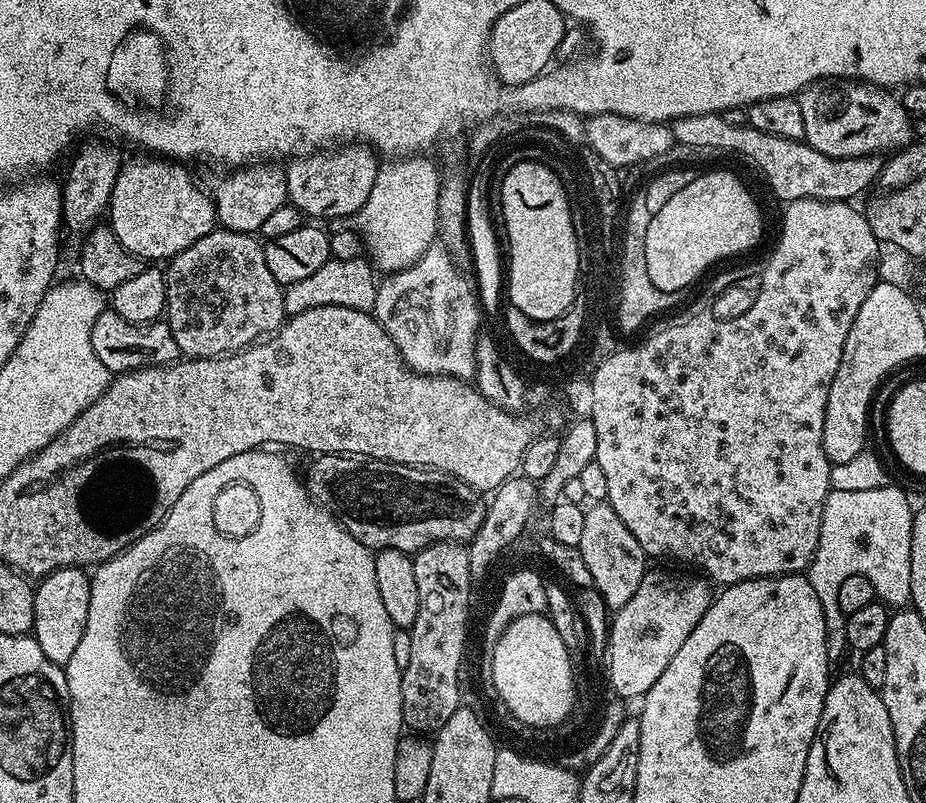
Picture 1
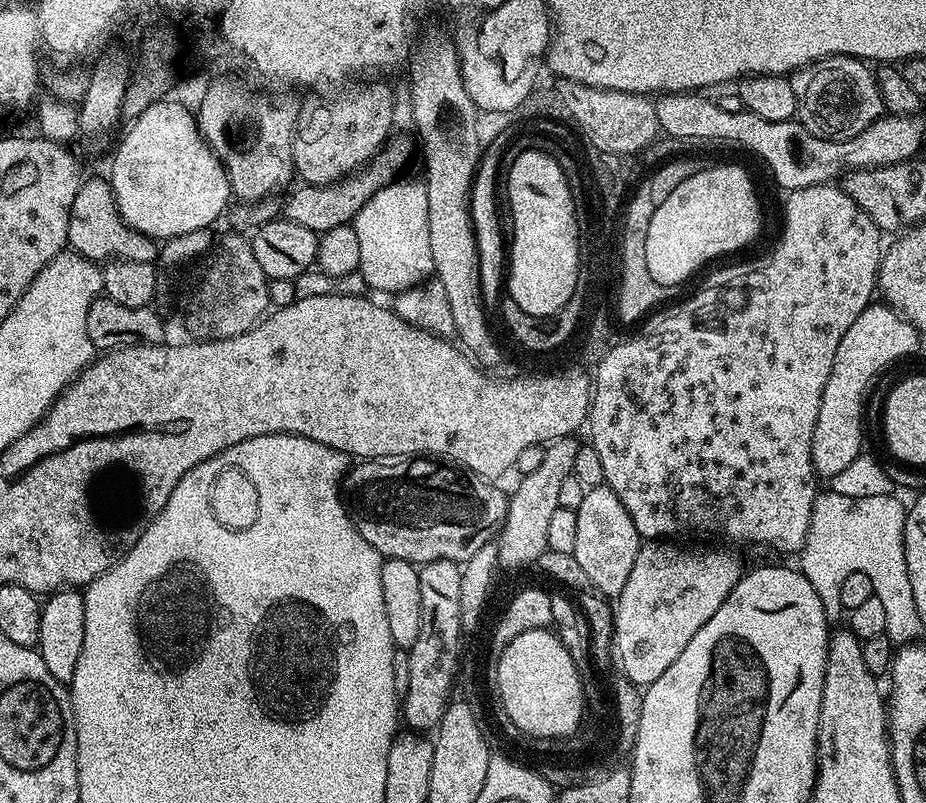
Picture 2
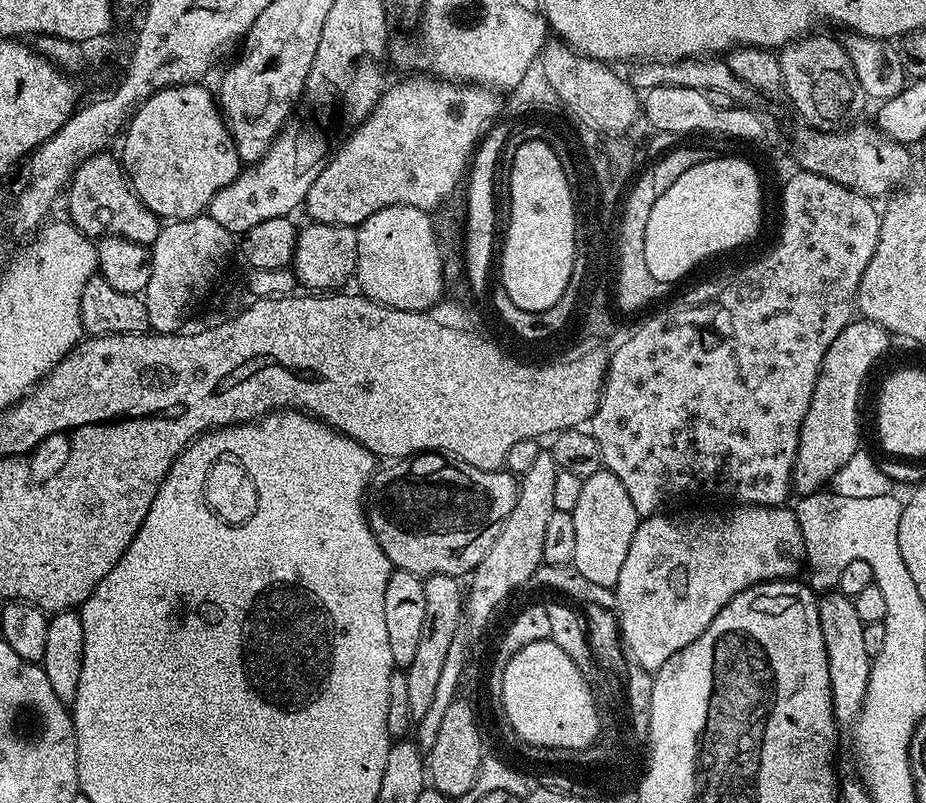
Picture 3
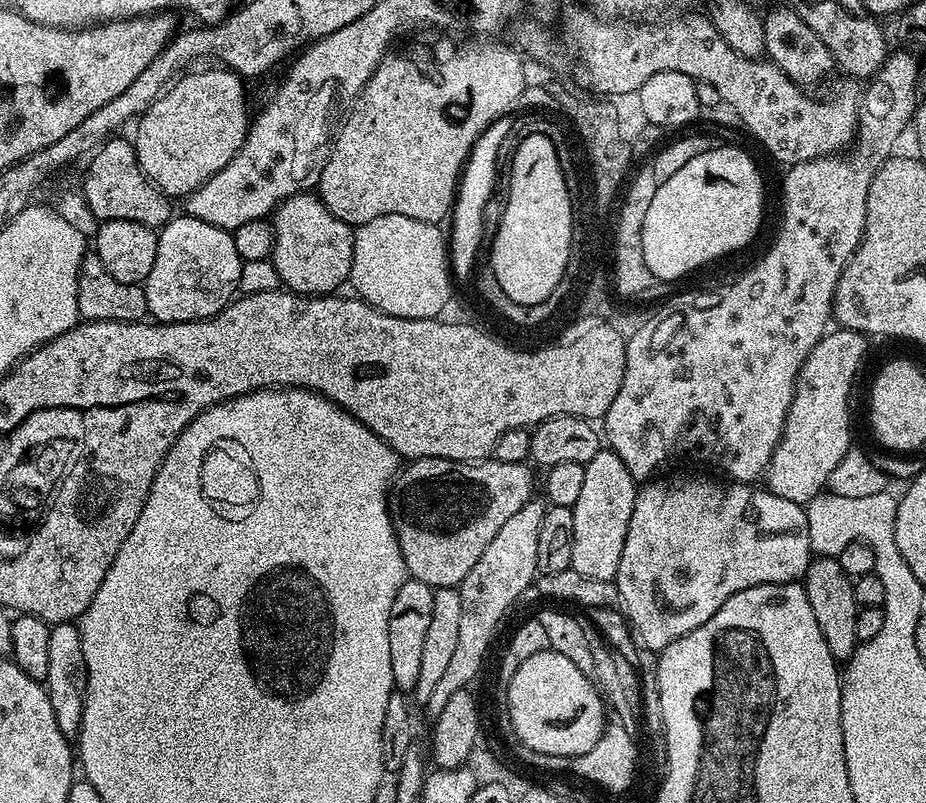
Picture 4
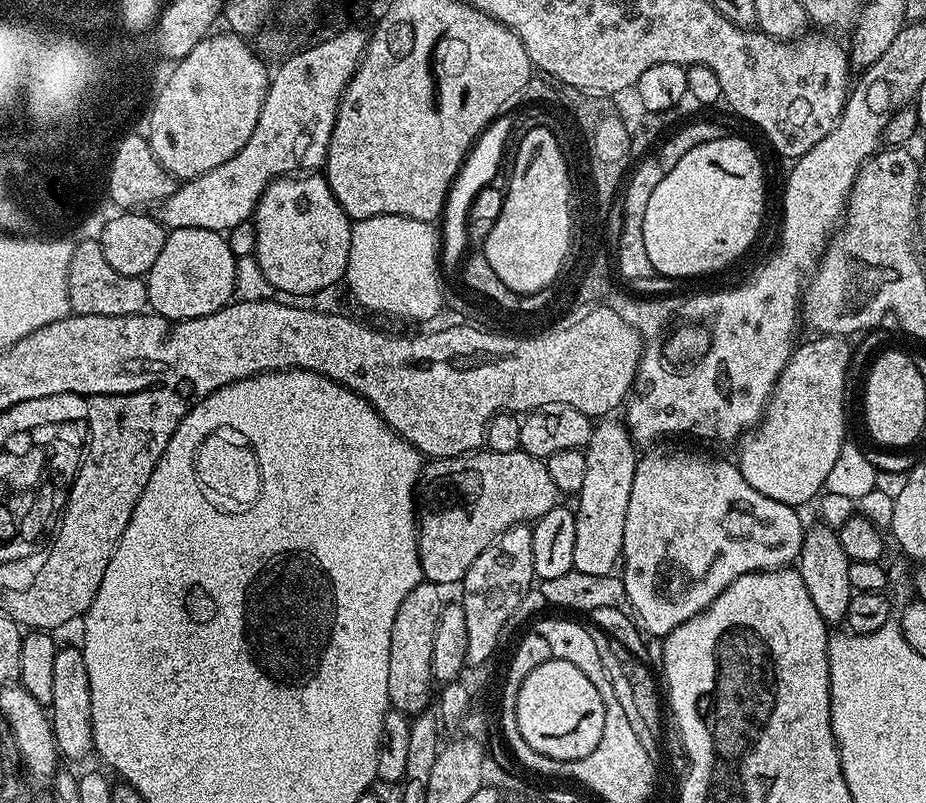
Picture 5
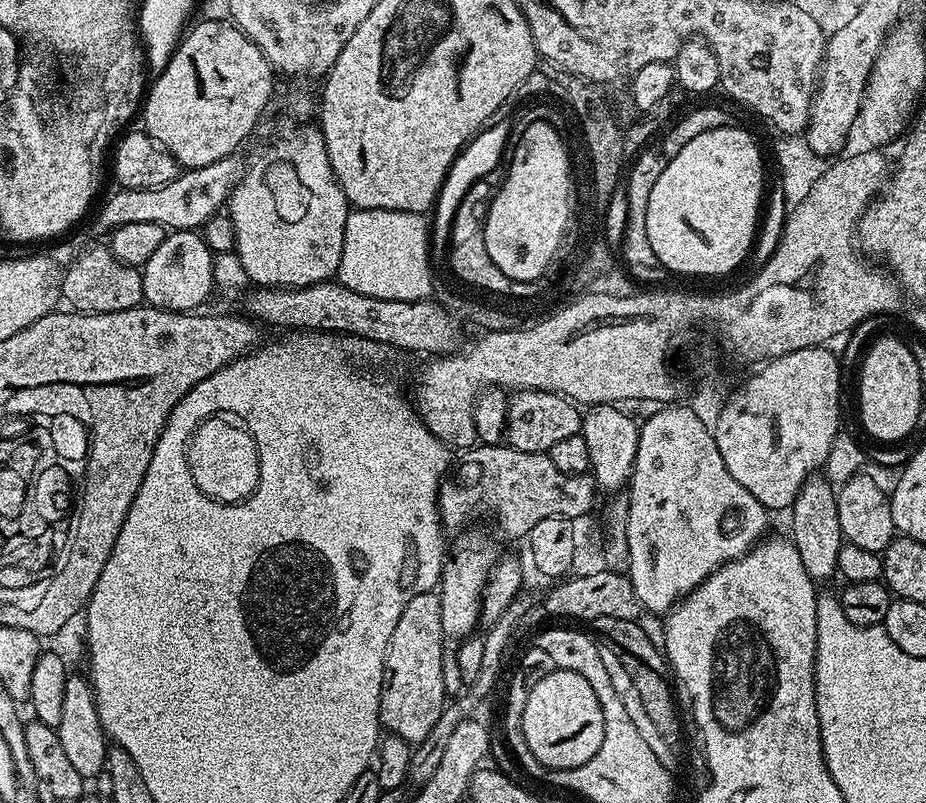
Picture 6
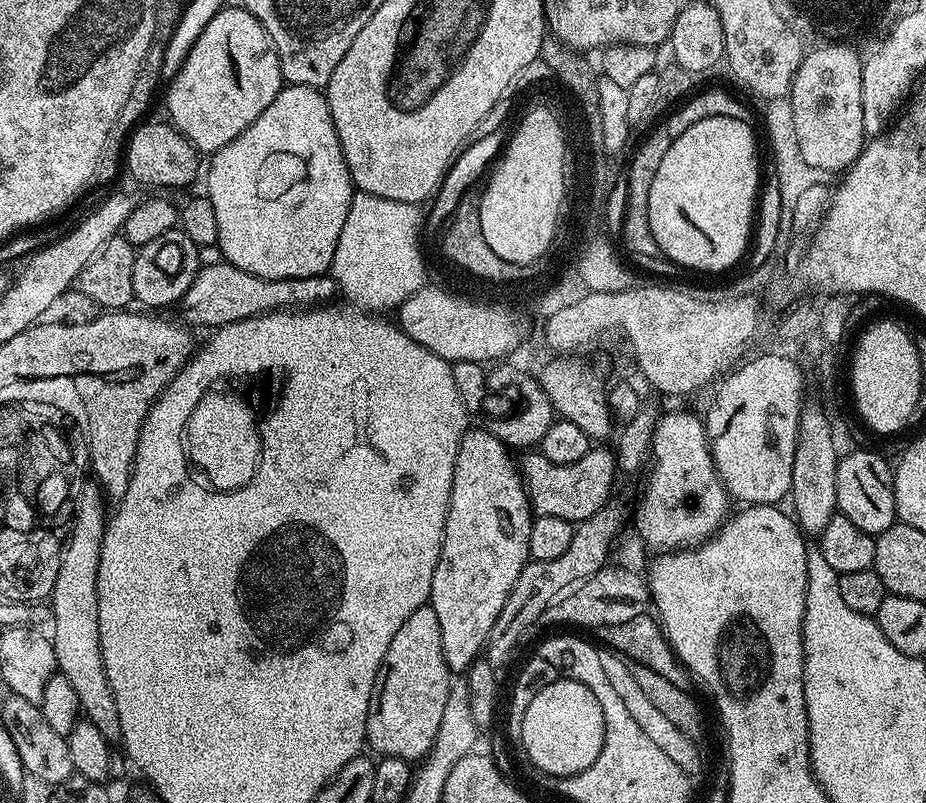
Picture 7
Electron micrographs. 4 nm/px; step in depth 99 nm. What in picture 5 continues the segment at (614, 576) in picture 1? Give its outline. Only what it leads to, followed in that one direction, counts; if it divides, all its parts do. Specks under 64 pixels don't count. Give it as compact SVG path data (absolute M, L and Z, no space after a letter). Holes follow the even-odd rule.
M604 418L593 427L588 447L583 449L586 458L586 479L574 504L576 529L574 530L574 569L582 574L609 575L617 567L624 550L624 531L626 530L626 506L630 506L630 486L634 486L634 470L638 459L638 448L619 419Z

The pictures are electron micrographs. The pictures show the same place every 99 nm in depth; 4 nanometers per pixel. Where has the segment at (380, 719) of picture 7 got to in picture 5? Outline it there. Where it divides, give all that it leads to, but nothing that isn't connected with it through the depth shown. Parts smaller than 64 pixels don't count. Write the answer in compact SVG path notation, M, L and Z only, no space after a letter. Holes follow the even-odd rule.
M421 582L402 598L398 614L394 614L394 626L390 630L390 678L388 679L388 699L391 707L405 714L419 714L429 707L428 699L433 699L434 681L434 630L438 630L438 618L442 607L441 585Z

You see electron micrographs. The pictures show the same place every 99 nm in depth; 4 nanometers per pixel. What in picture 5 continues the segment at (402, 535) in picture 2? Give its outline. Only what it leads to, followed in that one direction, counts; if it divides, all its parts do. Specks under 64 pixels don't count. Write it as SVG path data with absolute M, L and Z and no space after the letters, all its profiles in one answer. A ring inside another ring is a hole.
M477 450L462 456L436 458L423 465L418 481L418 523L416 541L424 580L429 584L459 585L468 573L468 567L494 542L496 536L510 530L515 524L534 522L546 510L561 503L562 494L550 479L547 463L541 457L525 452L498 454Z

